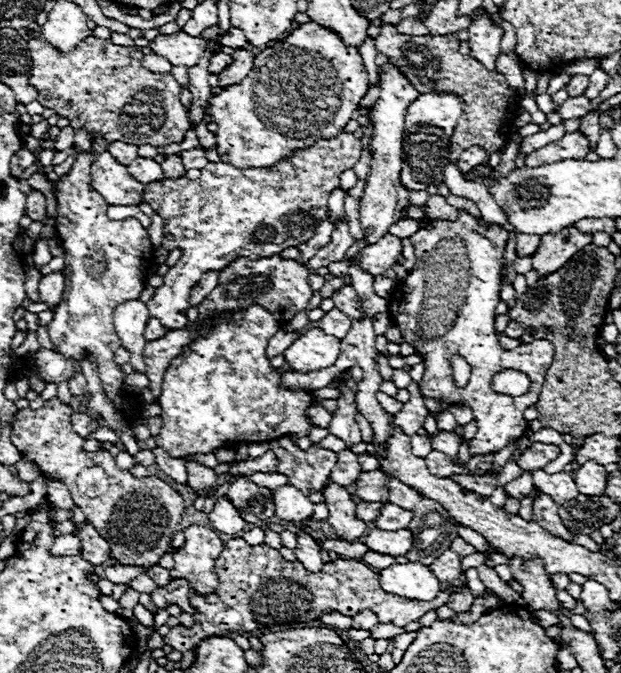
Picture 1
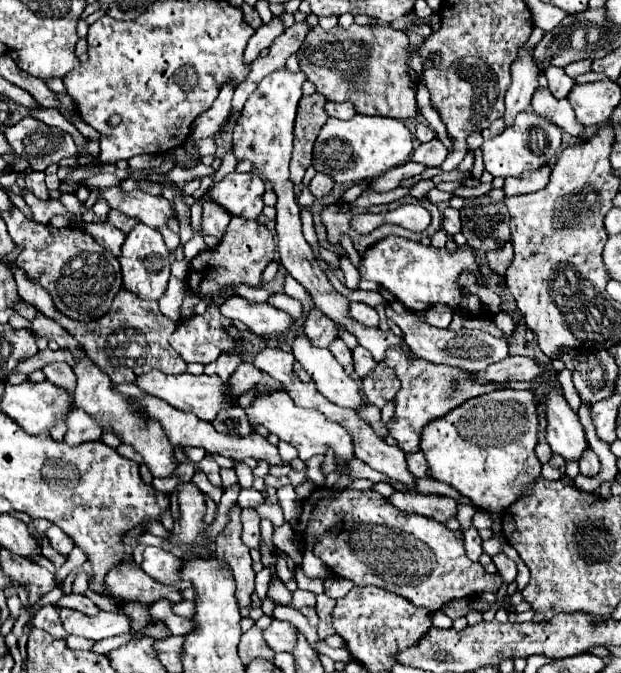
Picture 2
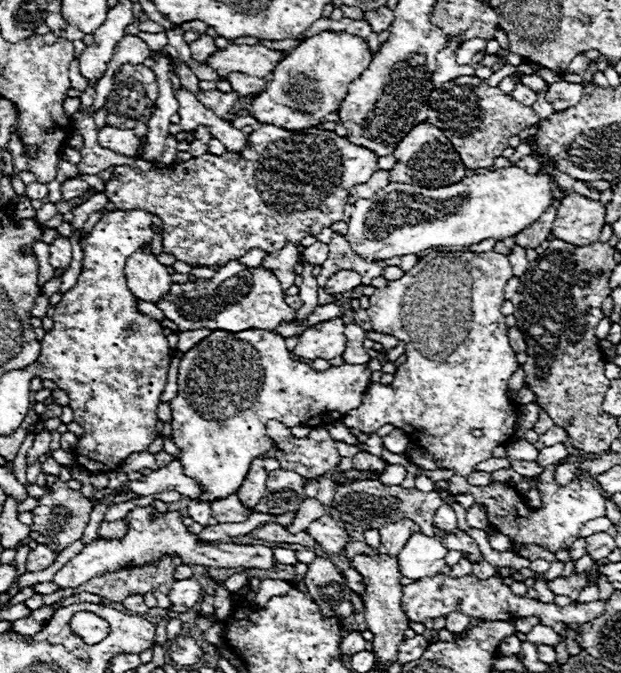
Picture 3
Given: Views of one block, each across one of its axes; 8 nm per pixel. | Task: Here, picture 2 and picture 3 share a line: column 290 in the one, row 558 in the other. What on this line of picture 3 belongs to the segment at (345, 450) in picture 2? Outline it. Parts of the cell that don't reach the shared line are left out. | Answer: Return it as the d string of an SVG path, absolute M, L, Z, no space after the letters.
M414 532L408 538L408 544L404 544L404 552L400 552L398 556L400 572L402 576L414 580L436 576L438 570L446 566L446 554L448 548L438 538Z

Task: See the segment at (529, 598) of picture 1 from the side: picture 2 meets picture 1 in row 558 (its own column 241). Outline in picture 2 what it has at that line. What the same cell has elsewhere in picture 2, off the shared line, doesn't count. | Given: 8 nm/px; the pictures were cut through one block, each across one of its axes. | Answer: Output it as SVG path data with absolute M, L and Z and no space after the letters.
M246 508L240 512L242 516L242 542L248 548L260 546L260 516L254 512L254 508Z

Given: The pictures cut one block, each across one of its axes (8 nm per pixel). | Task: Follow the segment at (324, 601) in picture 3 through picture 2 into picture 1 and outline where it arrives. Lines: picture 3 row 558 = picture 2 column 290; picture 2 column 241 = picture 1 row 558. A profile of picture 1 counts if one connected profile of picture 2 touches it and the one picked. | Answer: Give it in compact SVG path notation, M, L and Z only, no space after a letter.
M298 534L298 548L294 552L296 552L296 560L304 568L308 568L308 572L320 572L322 568L320 550L318 544L308 534Z

